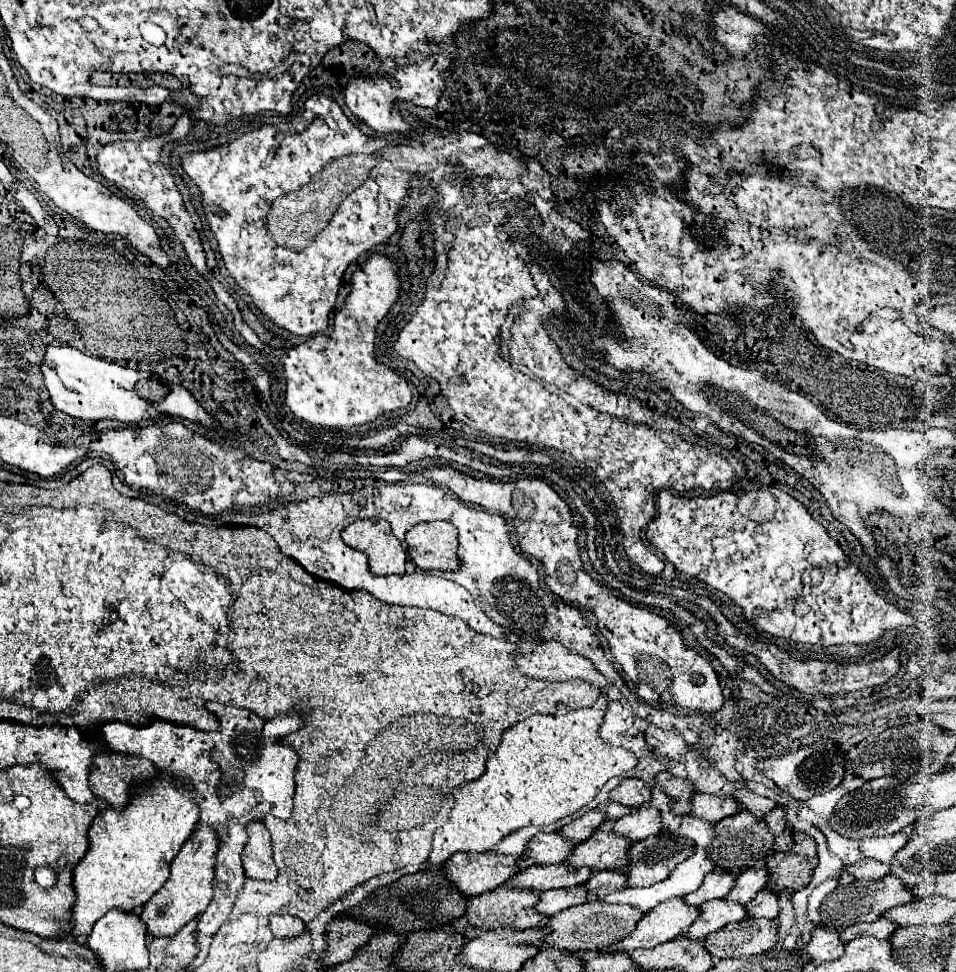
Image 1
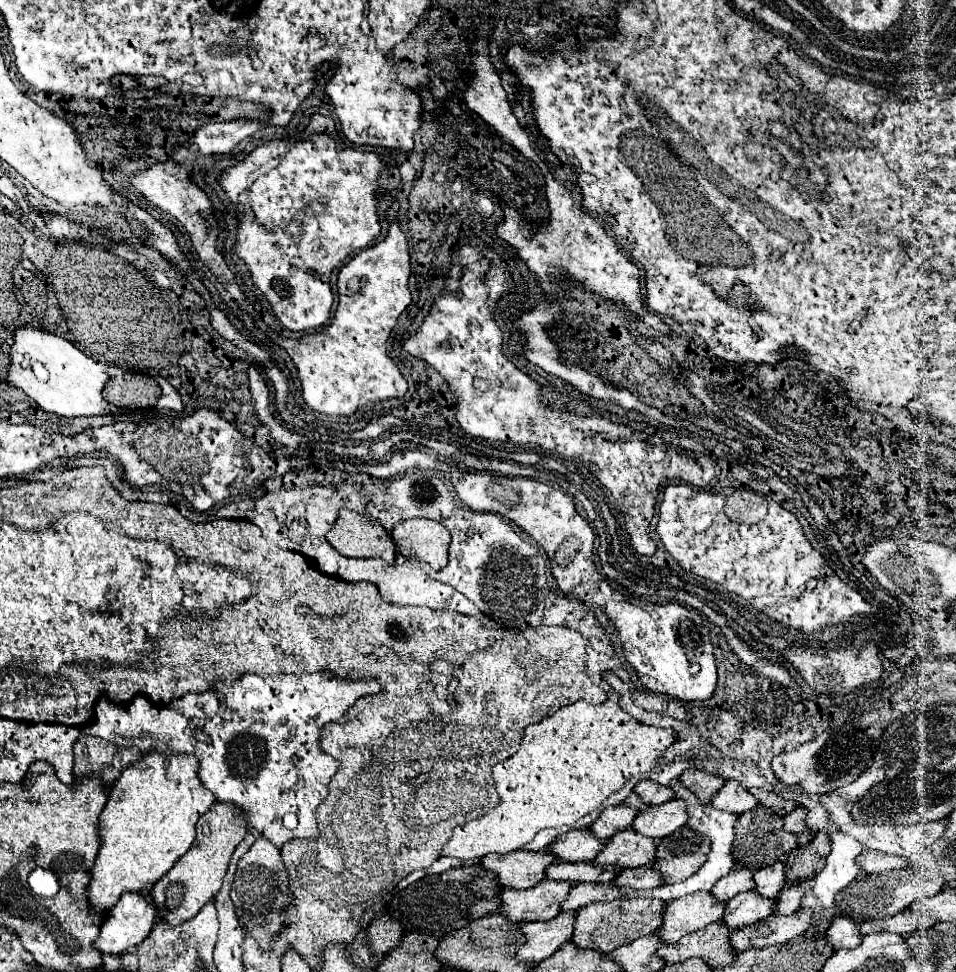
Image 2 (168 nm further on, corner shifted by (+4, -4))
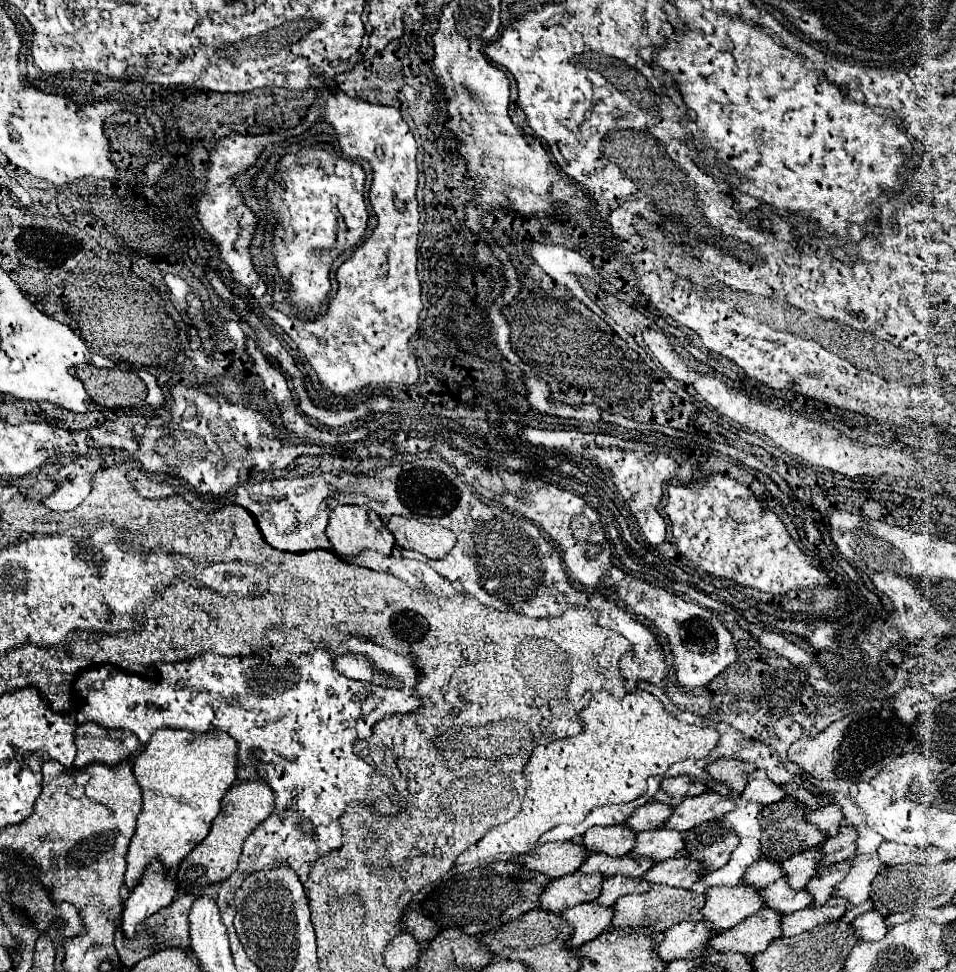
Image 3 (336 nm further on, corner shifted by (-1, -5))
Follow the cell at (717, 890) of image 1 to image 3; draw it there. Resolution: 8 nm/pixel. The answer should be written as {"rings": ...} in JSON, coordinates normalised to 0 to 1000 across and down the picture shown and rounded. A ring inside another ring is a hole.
{"rings":[[[794,884],[781,892],[775,908],[781,913],[788,913],[788,915],[800,915],[802,910],[806,910],[809,906],[813,906],[817,902],[819,902],[819,896],[817,896],[815,888]]]}

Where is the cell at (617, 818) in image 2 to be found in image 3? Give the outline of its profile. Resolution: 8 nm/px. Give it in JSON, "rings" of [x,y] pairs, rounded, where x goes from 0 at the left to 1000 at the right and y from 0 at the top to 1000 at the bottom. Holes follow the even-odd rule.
{"rings":[[[681,824],[677,828],[666,830],[662,834],[662,838],[654,843],[652,849],[656,849],[658,853],[662,853],[664,857],[668,857],[668,855],[691,851],[694,845],[700,838],[702,838],[702,828],[696,828],[696,826],[689,826],[689,824]]]}

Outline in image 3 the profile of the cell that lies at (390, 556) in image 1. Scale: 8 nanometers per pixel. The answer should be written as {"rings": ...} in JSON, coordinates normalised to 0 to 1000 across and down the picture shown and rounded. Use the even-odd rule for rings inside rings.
{"rings":[[[359,520],[359,522],[350,522],[346,532],[344,532],[344,540],[342,540],[342,552],[348,561],[348,567],[367,577],[371,575],[378,567],[382,565],[390,565],[396,567],[401,571],[409,571],[411,563],[413,563],[413,552],[407,548],[407,544],[403,542],[403,538],[396,534],[396,530],[386,524],[386,522],[376,522],[376,520]]]}

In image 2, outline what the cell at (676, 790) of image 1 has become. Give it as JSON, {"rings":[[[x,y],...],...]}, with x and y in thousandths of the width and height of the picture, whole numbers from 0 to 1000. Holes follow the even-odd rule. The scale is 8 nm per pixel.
{"rings":[[[718,792],[711,802],[718,807],[718,811],[722,811],[736,827],[743,825],[751,813],[757,809],[759,802],[755,802],[755,798],[747,798],[747,796],[741,796],[741,794],[734,794],[734,792]]]}

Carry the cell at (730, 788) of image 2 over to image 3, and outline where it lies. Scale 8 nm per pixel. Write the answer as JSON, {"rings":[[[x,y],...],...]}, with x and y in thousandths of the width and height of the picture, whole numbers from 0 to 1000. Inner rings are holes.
{"rings":[[[788,793],[783,797],[783,803],[781,803],[775,820],[779,820],[781,824],[788,824],[792,828],[806,828],[817,822],[817,810],[806,806],[798,793]]]}

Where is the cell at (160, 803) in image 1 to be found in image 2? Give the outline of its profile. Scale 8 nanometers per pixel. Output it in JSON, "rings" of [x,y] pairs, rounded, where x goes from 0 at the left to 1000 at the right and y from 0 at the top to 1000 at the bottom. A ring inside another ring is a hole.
{"rings":[[[155,774],[142,786],[134,788],[126,802],[115,813],[113,827],[105,842],[105,877],[96,893],[96,907],[92,912],[92,926],[107,938],[115,936],[130,918],[157,916],[182,887],[197,877],[205,862],[205,846],[224,827],[222,815],[207,802],[207,780],[199,776]]]}

